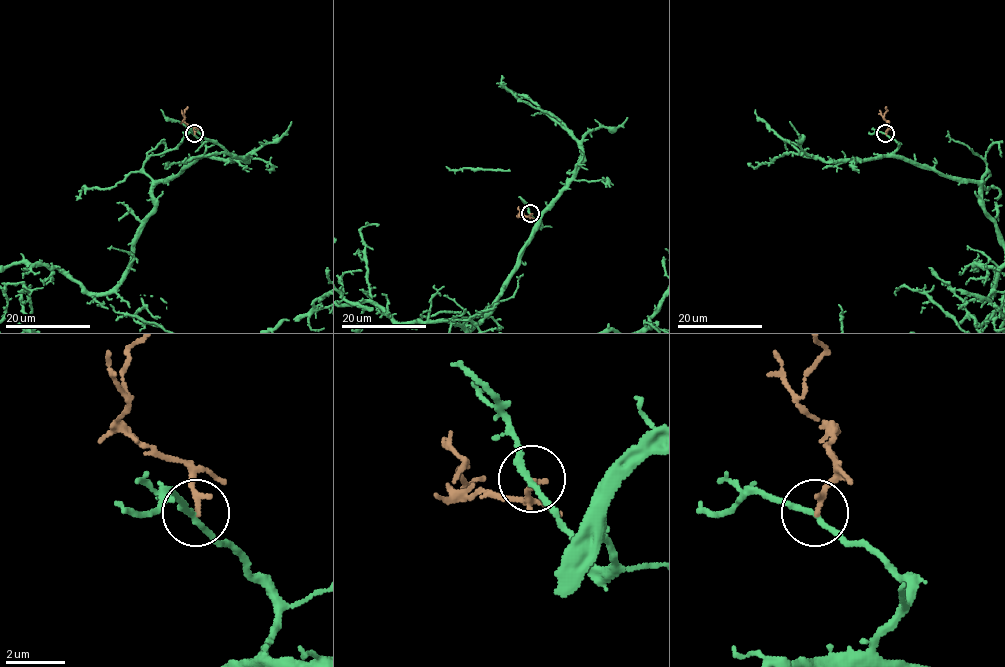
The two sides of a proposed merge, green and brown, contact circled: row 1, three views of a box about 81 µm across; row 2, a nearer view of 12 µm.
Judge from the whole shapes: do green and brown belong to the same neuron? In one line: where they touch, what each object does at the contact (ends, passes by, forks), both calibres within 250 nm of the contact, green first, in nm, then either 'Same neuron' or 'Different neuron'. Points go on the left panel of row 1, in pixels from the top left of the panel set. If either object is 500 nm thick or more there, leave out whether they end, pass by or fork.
Place: (194, 133). At the ring green passes by. At the ring brown ends. Thickness 190 nm (green) against 200 nm. Different neuron

